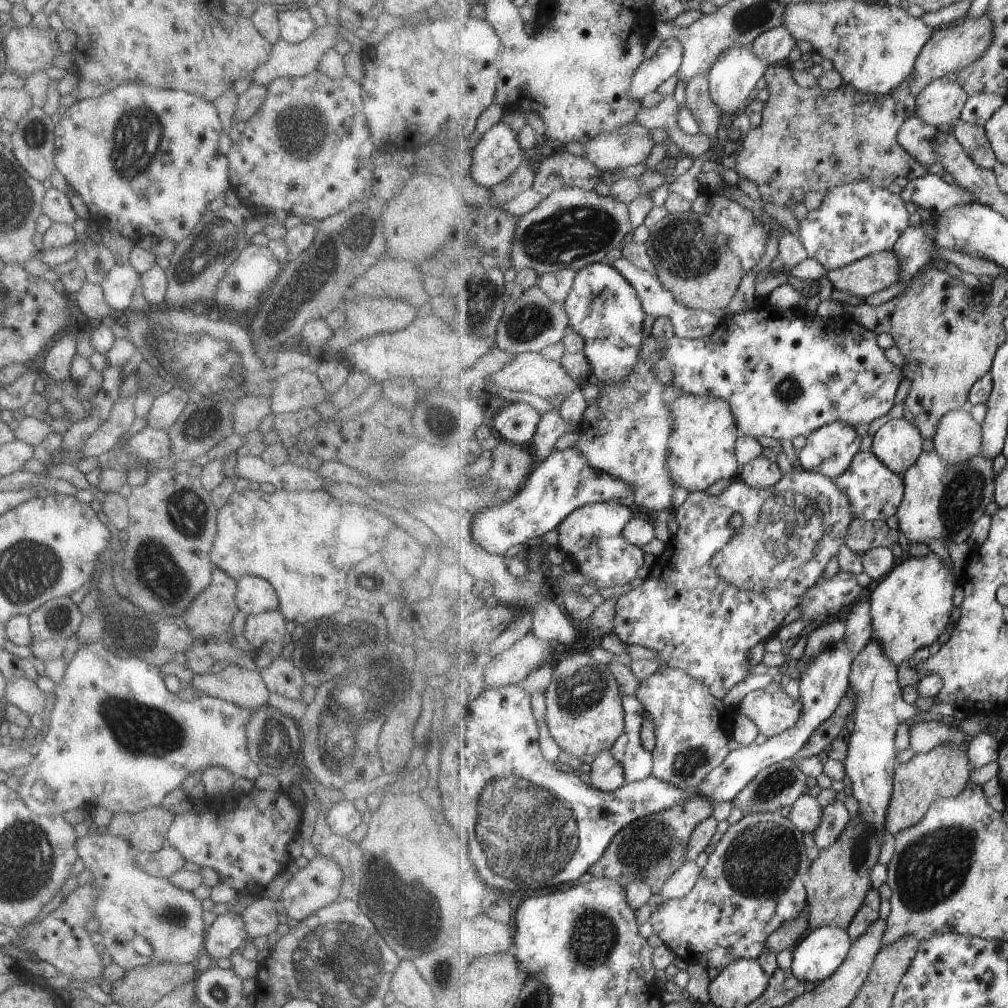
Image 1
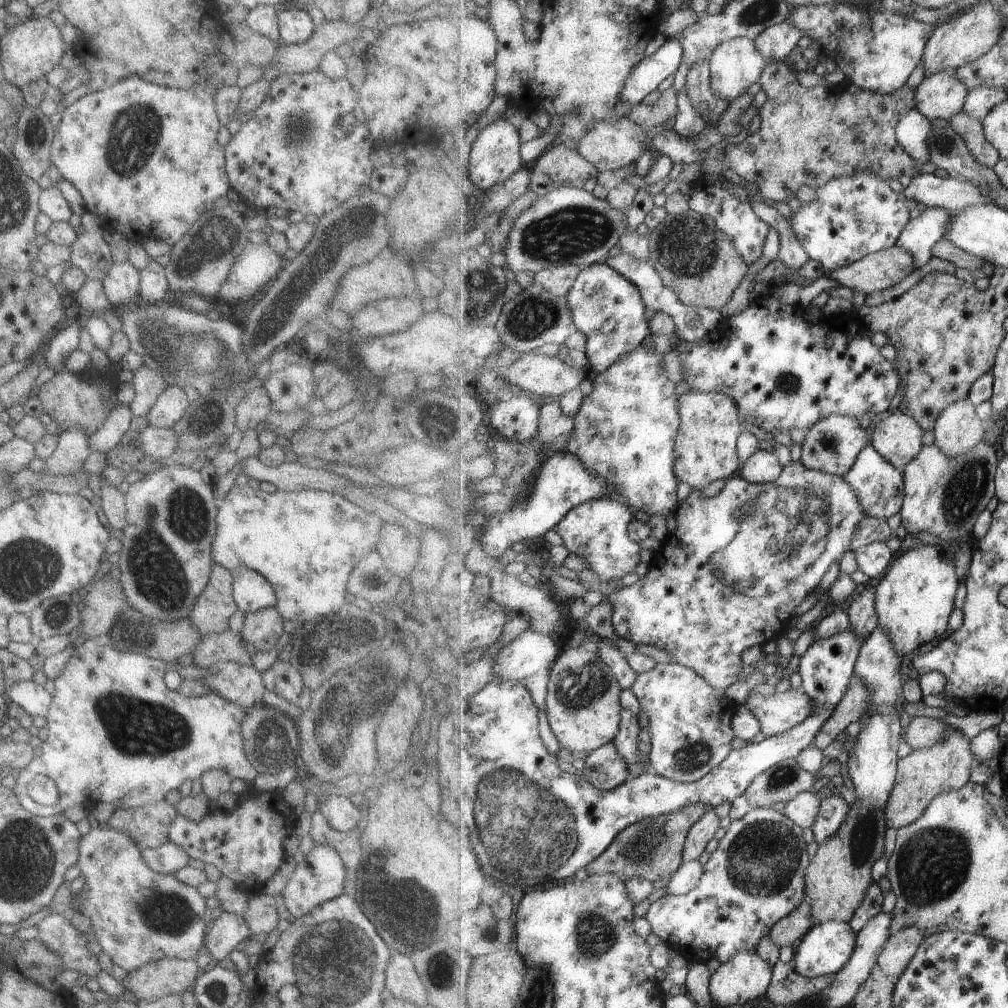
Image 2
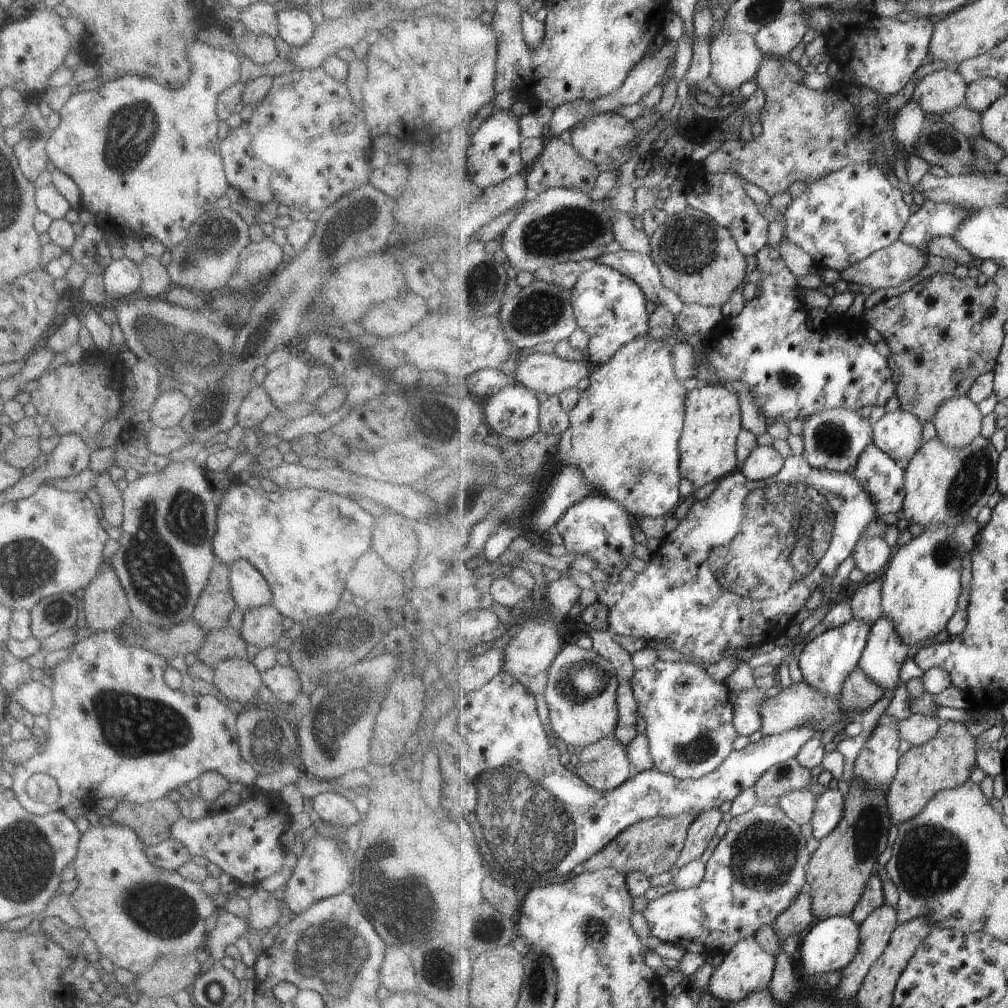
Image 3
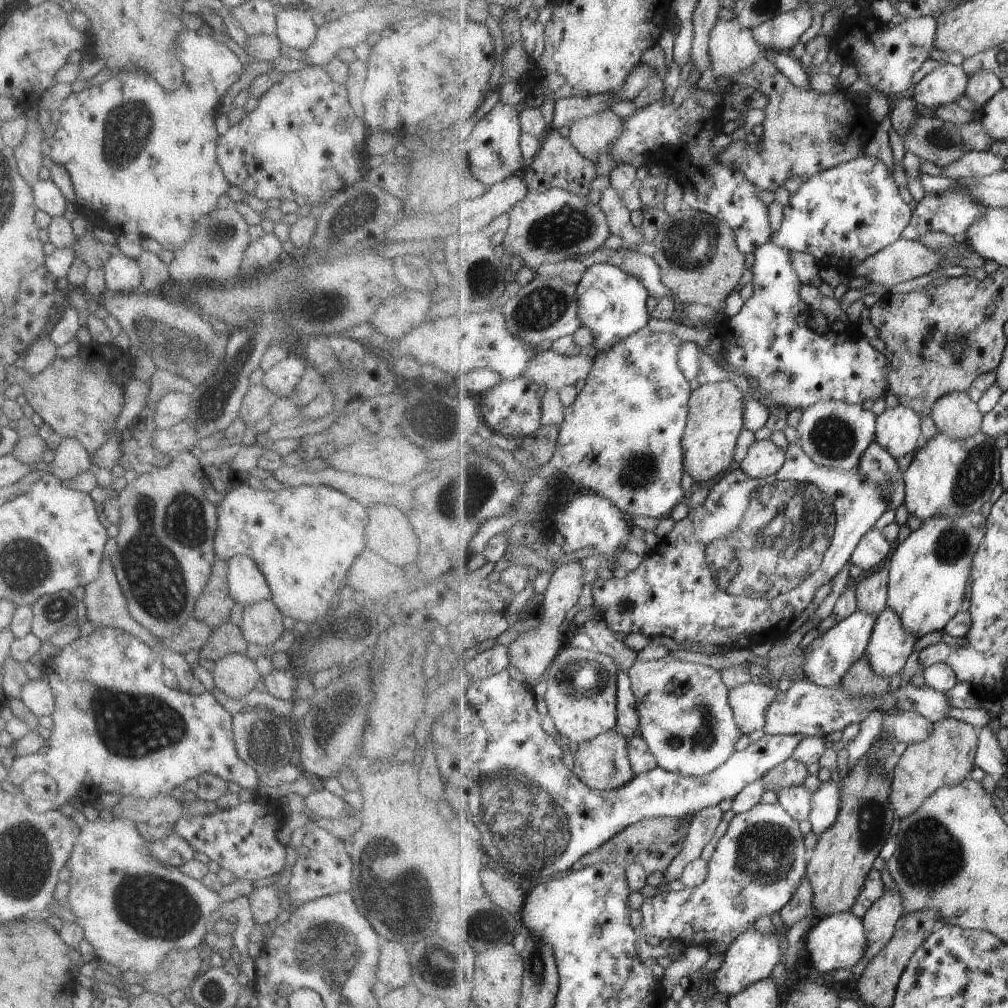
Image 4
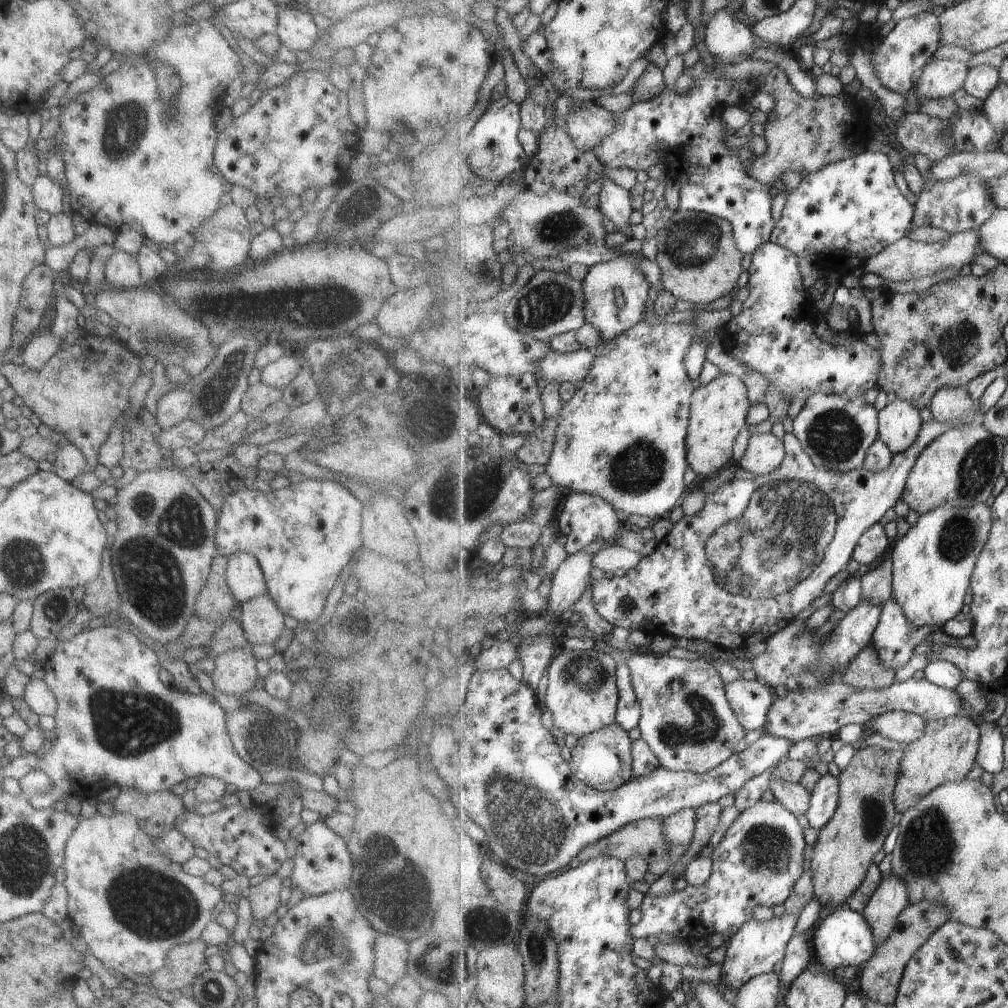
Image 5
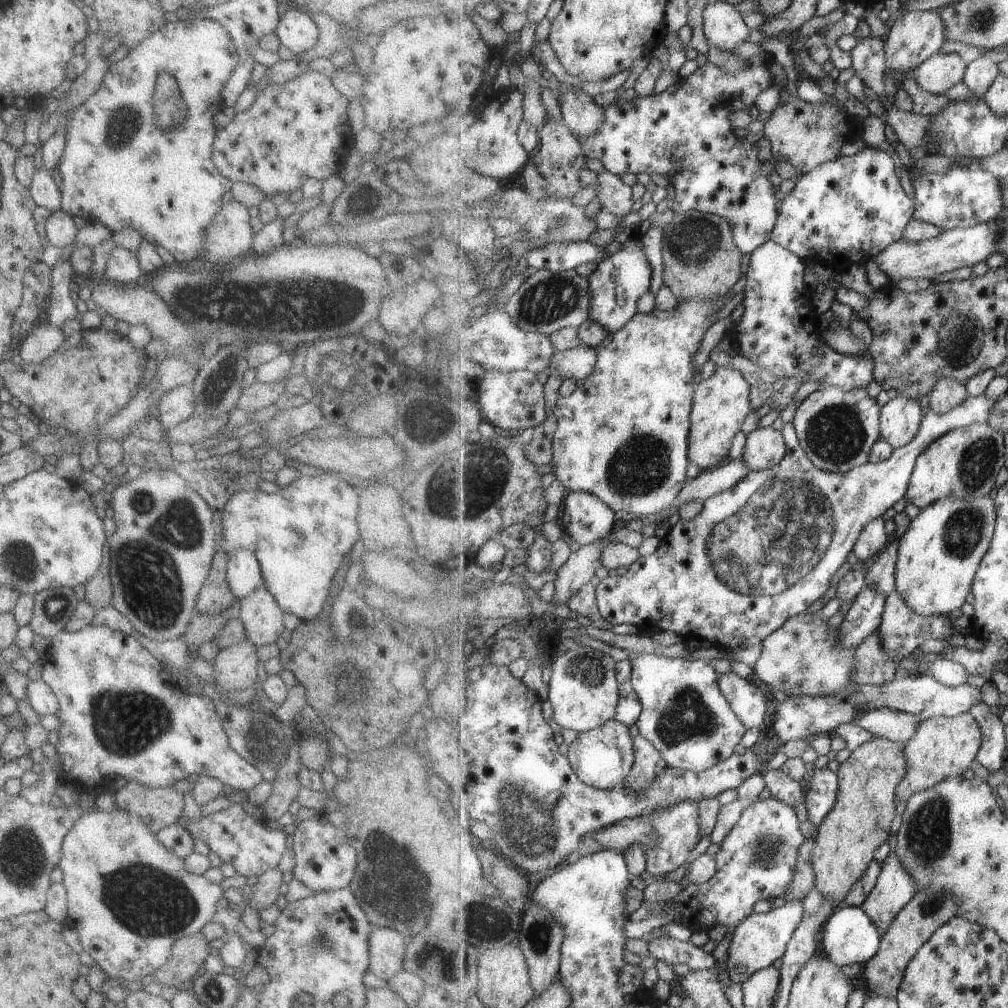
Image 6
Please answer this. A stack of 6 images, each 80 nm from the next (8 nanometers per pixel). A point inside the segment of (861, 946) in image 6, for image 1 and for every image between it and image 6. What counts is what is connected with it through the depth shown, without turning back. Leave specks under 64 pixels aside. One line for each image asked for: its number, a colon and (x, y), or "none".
1: (820, 953)
2: (827, 948)
3: (830, 945)
4: (838, 941)
5: (842, 938)

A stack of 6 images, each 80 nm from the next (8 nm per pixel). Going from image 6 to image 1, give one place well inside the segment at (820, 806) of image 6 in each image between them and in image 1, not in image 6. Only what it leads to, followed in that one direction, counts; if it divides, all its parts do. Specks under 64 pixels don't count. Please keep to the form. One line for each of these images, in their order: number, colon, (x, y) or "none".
1: (838, 882)
2: (851, 837)
3: (852, 831)
4: (852, 823)
5: (854, 812)

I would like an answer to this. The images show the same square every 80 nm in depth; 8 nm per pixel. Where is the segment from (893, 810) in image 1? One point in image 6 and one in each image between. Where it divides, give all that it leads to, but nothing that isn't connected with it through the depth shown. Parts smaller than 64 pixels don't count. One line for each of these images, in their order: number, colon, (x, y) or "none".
2: (924, 774)
3: (947, 761)
4: (947, 757)
5: (947, 753)
6: (945, 747)

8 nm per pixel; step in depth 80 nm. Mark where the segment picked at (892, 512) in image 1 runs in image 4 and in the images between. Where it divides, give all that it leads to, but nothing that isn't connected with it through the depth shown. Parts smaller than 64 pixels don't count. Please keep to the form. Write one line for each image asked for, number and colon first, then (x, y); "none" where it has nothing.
2: (878, 483)
3: (879, 474)
4: (877, 464)

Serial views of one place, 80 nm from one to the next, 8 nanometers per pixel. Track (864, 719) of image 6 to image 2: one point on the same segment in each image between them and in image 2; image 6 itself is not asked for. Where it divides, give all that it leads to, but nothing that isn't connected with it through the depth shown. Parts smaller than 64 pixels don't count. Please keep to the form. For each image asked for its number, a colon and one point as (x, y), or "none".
2: (922, 732)
3: (918, 729)
4: (909, 727)
5: (902, 727)

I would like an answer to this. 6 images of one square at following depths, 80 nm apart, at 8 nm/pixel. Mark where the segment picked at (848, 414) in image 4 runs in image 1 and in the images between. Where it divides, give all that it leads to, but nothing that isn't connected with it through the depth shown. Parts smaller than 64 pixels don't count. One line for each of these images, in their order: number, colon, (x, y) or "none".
1: (830, 450)
2: (833, 444)
3: (834, 439)

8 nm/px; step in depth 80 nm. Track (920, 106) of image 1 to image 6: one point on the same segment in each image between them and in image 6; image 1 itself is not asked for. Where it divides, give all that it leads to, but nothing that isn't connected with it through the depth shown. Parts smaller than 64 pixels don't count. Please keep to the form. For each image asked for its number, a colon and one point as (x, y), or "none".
2: (940, 97)
3: (939, 92)
4: (942, 86)
5: (940, 78)
6: (942, 71)

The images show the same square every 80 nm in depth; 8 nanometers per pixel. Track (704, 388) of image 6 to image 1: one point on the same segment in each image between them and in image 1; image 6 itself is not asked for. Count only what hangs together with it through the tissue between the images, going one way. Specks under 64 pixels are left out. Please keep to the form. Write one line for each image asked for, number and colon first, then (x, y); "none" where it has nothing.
1: (703, 445)
2: (711, 422)
3: (713, 423)
4: (716, 410)
5: (720, 409)

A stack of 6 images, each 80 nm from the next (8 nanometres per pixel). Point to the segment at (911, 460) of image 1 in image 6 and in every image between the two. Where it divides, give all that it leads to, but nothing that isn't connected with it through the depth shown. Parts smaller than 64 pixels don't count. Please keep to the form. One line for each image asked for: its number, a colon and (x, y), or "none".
2: (899, 437)
3: (900, 434)
4: (898, 430)
5: (900, 423)
6: (901, 418)

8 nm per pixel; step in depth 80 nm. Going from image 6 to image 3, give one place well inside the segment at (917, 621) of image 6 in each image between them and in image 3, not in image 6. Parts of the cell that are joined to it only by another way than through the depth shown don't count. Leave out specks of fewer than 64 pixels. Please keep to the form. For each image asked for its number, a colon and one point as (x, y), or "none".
3: (885, 652)
4: (891, 644)
5: (895, 638)

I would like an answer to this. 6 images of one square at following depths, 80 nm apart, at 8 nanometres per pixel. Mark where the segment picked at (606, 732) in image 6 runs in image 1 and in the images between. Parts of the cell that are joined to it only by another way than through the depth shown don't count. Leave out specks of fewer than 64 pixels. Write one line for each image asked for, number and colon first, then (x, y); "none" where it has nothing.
1: (607, 773)
2: (605, 768)
3: (605, 765)
4: (603, 763)
5: (603, 760)

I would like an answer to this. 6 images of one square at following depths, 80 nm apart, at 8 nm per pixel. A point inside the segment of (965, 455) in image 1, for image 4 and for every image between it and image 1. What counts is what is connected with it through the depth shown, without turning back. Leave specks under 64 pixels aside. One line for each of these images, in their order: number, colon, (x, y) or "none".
2: (958, 430)
3: (958, 422)
4: (957, 414)

